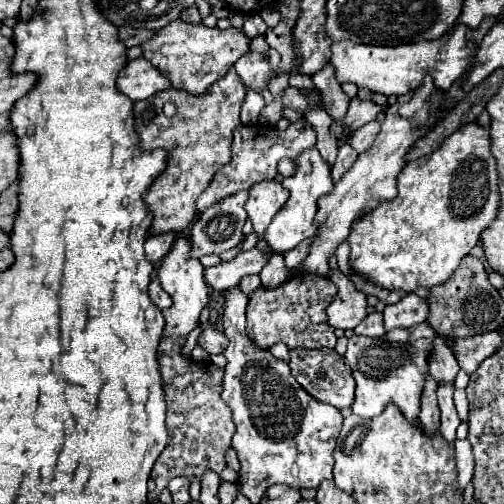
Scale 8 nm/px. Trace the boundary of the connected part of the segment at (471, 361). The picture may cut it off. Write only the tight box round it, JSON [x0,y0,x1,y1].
[454,331,500,373]

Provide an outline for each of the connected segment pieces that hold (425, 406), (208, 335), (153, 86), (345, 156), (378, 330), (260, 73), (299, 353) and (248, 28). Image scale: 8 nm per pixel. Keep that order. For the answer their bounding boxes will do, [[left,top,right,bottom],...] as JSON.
[[420,375,440,433],[198,327,228,355],[118,57,170,101],[332,143,358,181],[354,311,386,337],[234,53,272,93],[290,349,354,409],[243,12,265,38]]

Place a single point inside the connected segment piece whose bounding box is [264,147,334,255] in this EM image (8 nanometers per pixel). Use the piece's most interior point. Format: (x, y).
(294, 222)

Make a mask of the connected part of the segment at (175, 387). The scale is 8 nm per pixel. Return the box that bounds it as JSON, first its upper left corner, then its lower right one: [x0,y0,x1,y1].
[152,235,236,495]

